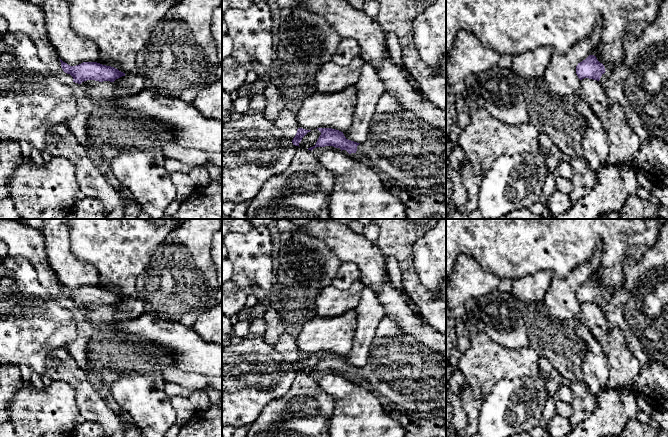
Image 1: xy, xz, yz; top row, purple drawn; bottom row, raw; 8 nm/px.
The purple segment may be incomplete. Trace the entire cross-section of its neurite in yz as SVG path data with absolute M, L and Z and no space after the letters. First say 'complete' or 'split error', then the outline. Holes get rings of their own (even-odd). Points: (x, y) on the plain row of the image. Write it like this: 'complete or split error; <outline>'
complete; M589 279L576 290L576 298L580 304L589 302L599 305L605 296L604 289L594 279Z

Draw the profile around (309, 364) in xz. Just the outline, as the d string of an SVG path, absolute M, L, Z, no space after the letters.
M318 353L311 354L308 356L299 367L300 372L308 373L315 370L321 356Z

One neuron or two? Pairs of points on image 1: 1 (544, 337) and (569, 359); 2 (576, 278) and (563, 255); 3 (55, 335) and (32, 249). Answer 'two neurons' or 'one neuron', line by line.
1: one neuron
2: two neurons
3: two neurons

